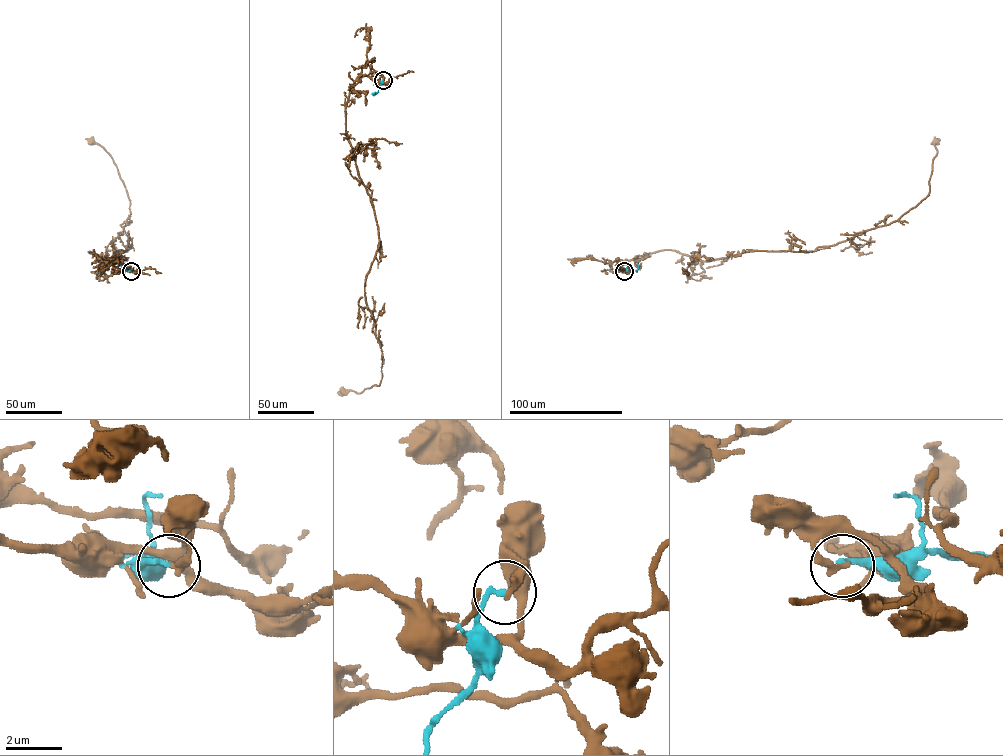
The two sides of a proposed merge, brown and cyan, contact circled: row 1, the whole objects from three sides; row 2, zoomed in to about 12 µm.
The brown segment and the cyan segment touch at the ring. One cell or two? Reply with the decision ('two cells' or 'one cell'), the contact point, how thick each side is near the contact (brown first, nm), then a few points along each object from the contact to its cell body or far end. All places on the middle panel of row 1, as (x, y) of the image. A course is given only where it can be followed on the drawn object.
two cells | (383, 80) | 240/180 nm | brown via (383, 80), (358, 77), (345, 108), (346, 135), (378, 232), (364, 295), (382, 378), (360, 393), (344, 392) | cyan via (383, 80), (378, 92), (372, 93)

